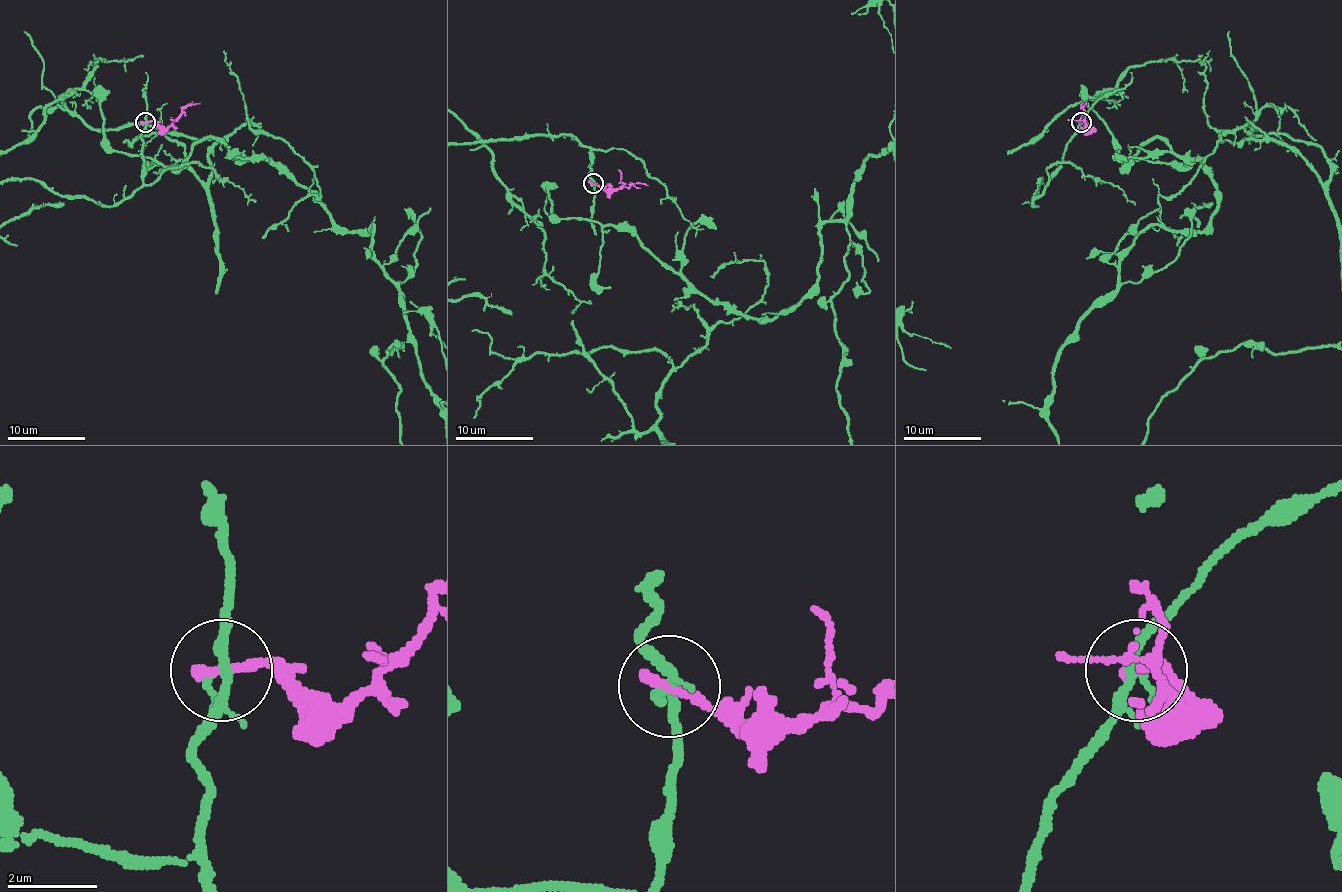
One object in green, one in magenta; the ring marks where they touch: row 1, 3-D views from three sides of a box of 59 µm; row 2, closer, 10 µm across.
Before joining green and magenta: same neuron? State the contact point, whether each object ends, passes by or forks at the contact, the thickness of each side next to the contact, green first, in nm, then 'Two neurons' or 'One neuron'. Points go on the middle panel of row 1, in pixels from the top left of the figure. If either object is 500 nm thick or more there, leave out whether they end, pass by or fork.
Place: (593, 183). At the ring green forks. At the ring magenta ends. Thickness 180 nm (green) against 280 nm. Two neurons

